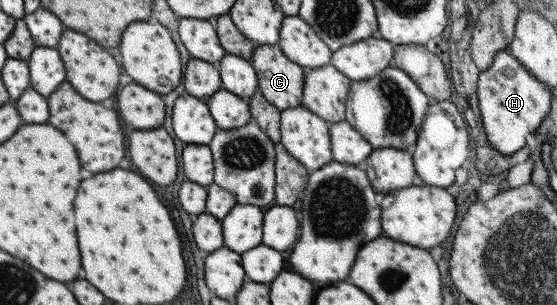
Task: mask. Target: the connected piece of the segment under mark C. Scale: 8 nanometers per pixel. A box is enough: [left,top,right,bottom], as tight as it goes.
[249,44,306,112]

